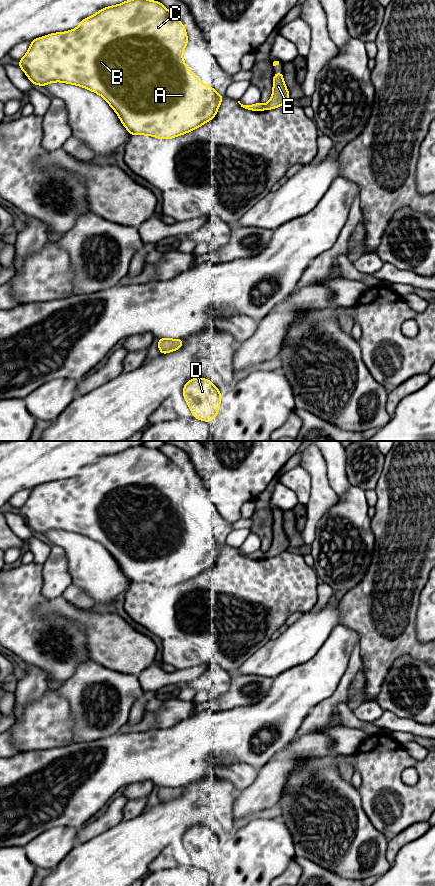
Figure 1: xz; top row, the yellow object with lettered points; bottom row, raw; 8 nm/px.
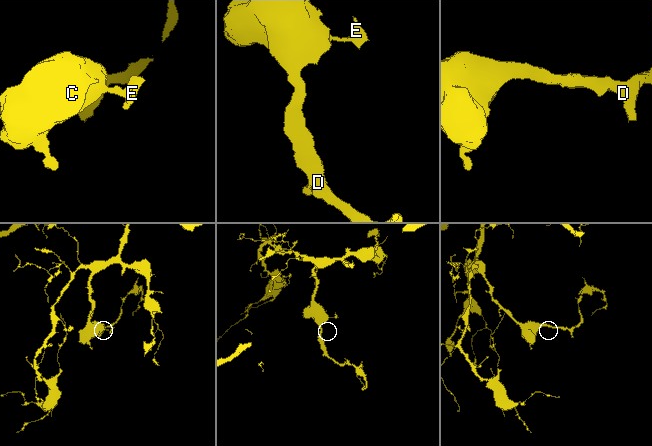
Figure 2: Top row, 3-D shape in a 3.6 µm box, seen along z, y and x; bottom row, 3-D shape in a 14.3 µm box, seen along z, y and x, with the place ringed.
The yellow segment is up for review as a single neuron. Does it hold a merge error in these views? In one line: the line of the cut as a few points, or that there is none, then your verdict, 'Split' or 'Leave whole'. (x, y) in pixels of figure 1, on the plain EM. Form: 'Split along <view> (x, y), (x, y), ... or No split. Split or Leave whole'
Split along xz (263, 553), (264, 557). Split

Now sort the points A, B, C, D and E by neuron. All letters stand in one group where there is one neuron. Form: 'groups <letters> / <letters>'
groups A B C D / E

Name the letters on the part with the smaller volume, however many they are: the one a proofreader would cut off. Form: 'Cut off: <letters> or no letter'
Cut off: E

